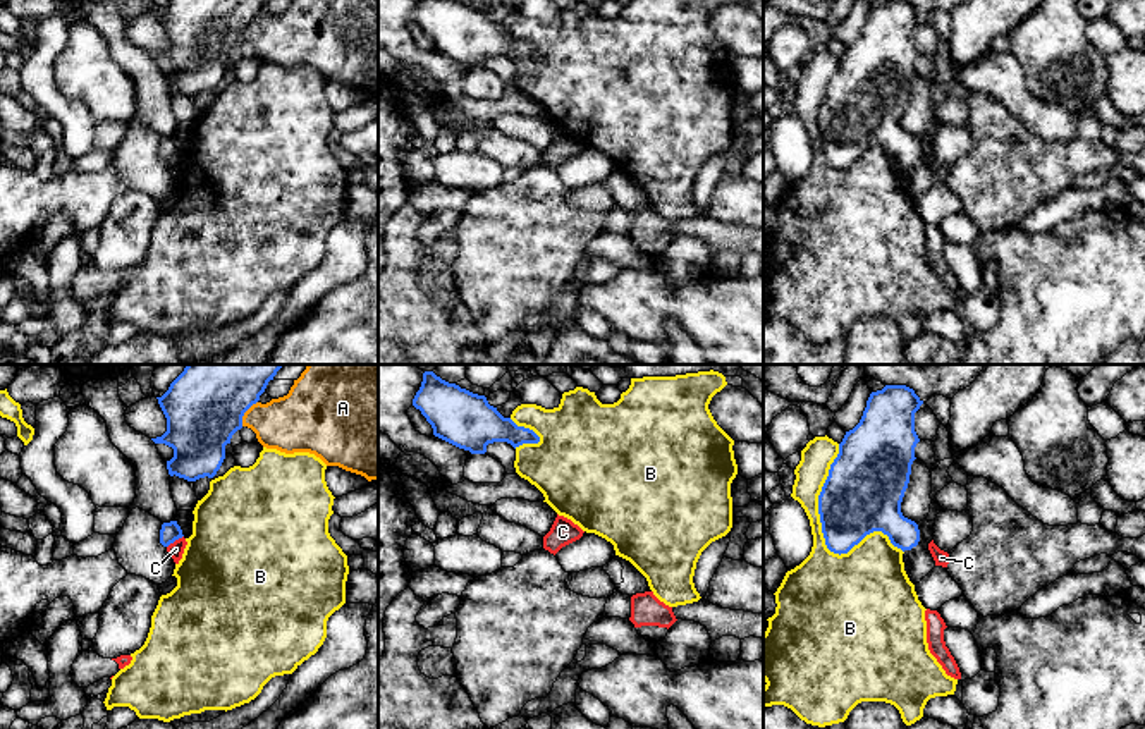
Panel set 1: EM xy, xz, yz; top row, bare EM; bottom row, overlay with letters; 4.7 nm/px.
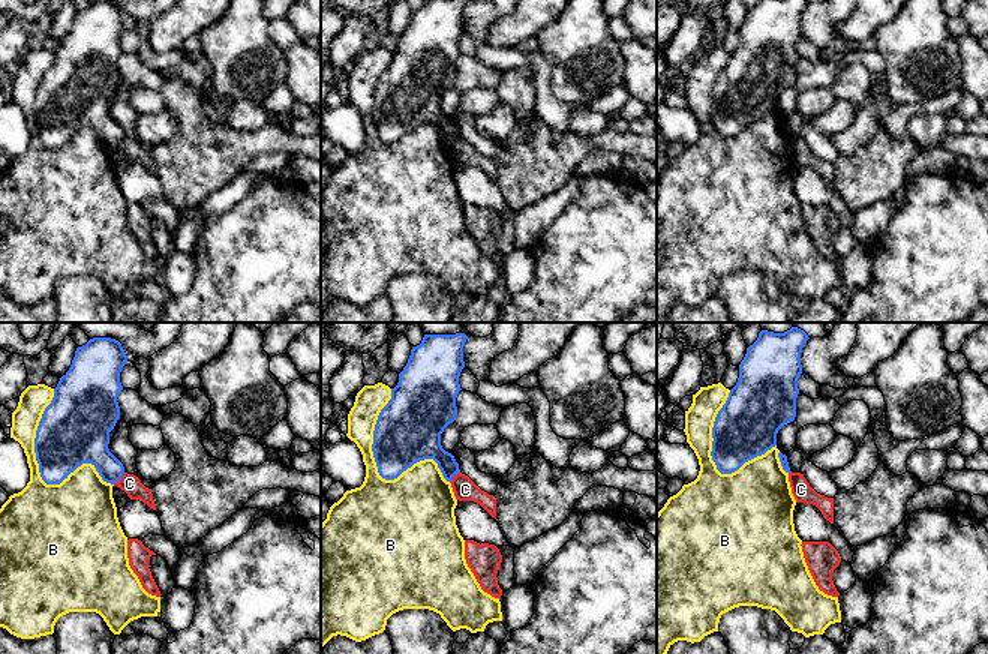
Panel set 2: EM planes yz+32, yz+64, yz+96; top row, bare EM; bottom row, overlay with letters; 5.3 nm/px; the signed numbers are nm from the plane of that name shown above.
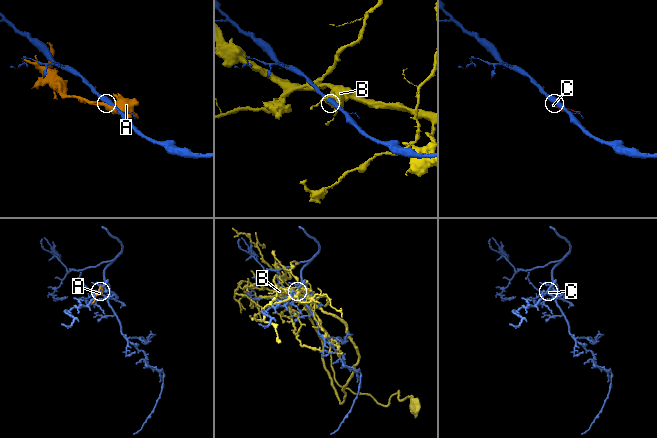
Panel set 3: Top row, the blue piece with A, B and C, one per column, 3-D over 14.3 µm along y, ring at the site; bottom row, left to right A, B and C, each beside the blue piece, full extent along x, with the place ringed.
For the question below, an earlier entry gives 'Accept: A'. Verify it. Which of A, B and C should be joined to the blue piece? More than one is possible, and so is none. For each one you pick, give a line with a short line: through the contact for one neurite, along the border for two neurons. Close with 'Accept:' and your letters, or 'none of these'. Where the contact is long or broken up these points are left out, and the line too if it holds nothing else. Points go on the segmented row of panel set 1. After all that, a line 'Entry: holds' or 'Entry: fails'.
Accept: none of these
Entry: fails

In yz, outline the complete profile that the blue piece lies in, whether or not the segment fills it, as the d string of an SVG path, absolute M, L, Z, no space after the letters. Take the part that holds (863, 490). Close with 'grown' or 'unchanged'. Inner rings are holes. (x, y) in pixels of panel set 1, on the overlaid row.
M906 385L872 392L860 423L846 432L818 495L825 545L848 554L866 535L882 531L897 548L920 542L918 524L901 512L915 447L915 413L923 401Z; unchanged

